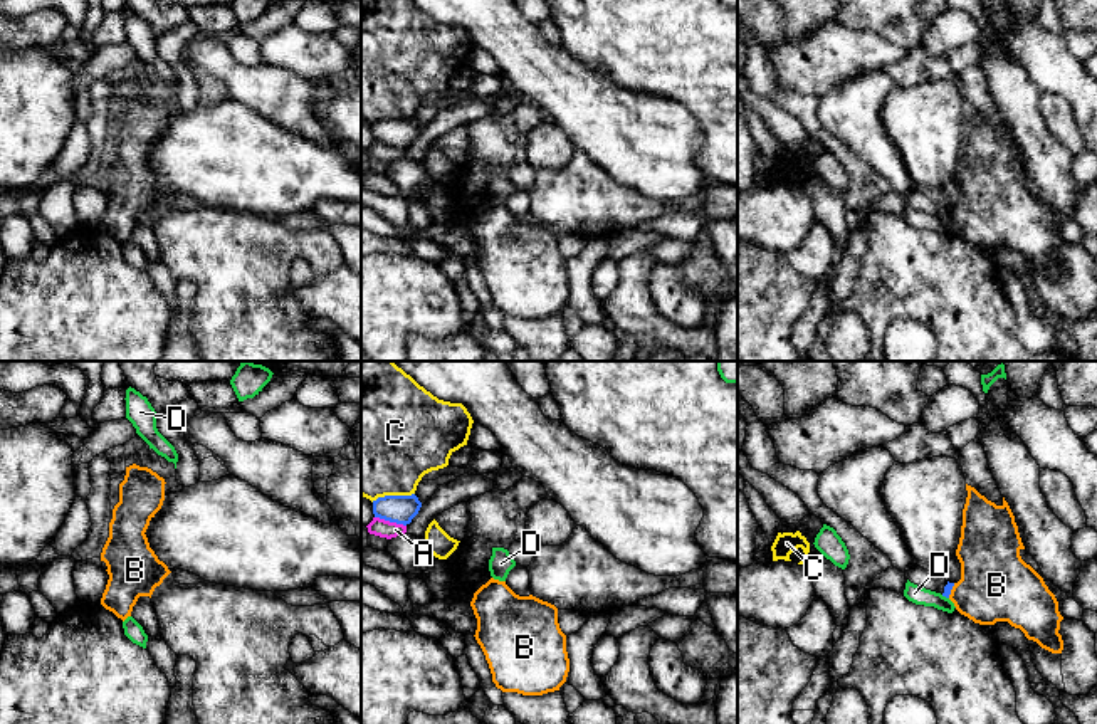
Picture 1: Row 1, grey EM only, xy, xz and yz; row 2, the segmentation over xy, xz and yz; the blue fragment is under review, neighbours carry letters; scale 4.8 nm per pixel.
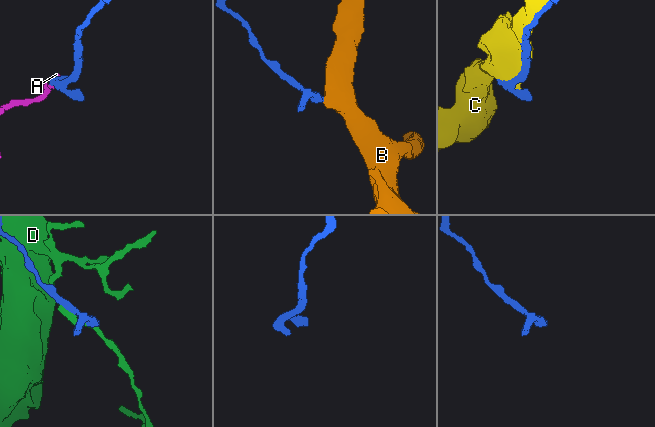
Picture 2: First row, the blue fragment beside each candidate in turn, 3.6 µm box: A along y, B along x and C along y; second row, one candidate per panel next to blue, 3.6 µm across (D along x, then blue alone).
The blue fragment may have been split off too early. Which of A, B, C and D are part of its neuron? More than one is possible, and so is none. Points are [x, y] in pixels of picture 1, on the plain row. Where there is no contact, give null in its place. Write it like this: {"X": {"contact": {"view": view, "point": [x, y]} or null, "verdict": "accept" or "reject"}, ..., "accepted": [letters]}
{"A": {"contact": {"view": "xz", "point": [390, 145]}, "verdict": "reject"}, "B": {"contact": {"view": "yz", "point": [951, 212]}, "verdict": "reject"}, "C": {"contact": {"view": "xz", "point": [392, 120]}, "verdict": "reject"}, "D": {"contact": {"view": "yz", "point": [944, 219]}, "verdict": "reject"}, "accepted": []}

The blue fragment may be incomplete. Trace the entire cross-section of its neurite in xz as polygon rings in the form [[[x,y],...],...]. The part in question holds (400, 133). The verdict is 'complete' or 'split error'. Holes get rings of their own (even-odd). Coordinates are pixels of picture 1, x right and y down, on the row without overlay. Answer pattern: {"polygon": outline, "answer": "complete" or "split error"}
{"polygon": [[[415,118],[412,119],[385,119],[373,124],[375,141],[396,146],[410,148],[412,143],[418,138],[422,126]]], "answer": "complete"}

